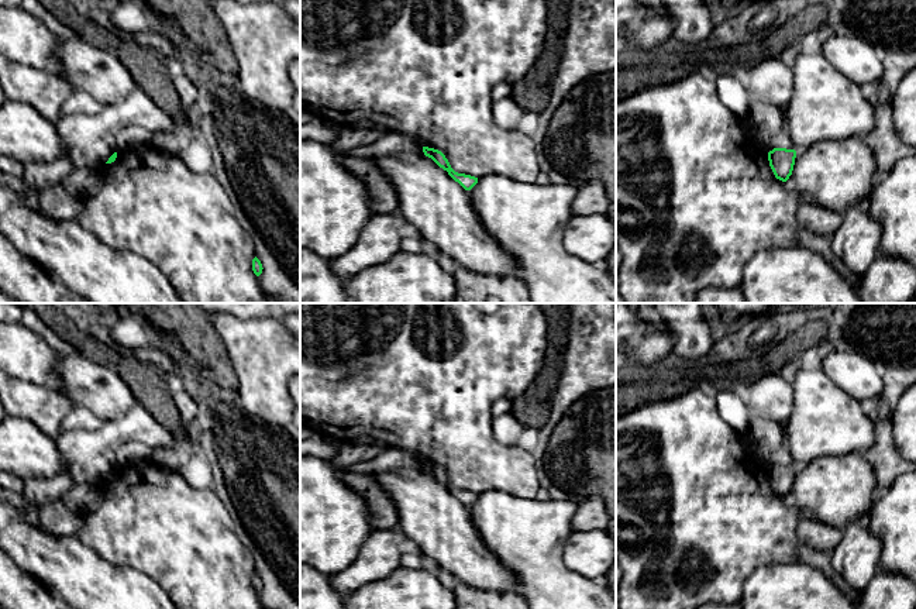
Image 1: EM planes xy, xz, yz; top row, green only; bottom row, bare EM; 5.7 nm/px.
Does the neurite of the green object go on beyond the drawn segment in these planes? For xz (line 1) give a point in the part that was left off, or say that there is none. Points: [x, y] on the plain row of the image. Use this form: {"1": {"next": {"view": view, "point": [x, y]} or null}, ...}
{"1": {"next": null}}

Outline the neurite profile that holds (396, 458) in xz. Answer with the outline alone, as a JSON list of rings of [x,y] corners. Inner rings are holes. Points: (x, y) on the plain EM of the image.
[[[397,447],[382,453],[373,460],[349,464],[347,471],[372,474],[392,469],[424,471],[423,461],[417,455]]]

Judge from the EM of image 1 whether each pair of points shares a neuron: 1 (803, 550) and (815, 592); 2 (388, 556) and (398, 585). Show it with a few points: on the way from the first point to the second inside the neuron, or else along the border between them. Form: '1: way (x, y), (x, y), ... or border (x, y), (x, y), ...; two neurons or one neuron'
1: border (799, 558), (819, 568), (833, 582); two neurons
2: border (400, 567), (385, 577), (362, 585); two neurons

